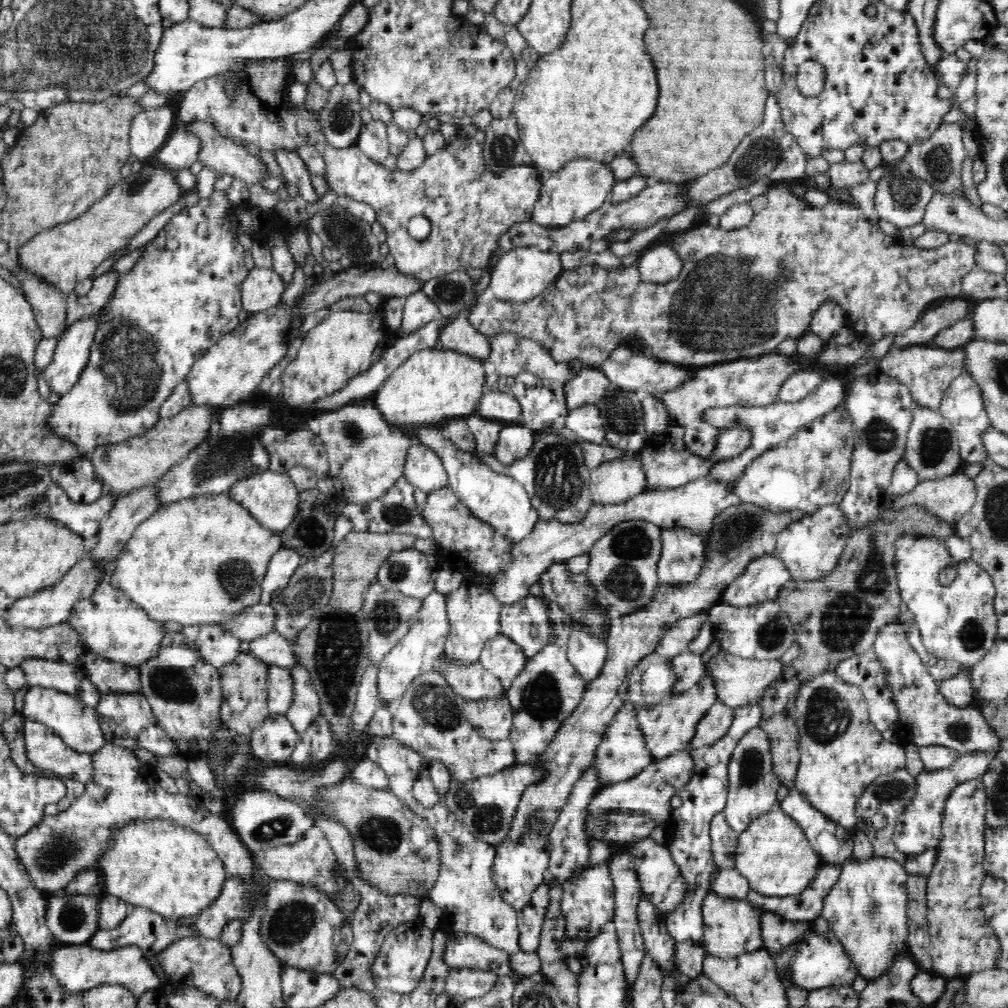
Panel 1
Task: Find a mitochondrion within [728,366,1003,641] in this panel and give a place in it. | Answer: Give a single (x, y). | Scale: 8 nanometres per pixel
(934, 442)

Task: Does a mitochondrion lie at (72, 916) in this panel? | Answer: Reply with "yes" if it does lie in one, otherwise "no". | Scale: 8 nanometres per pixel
yes

